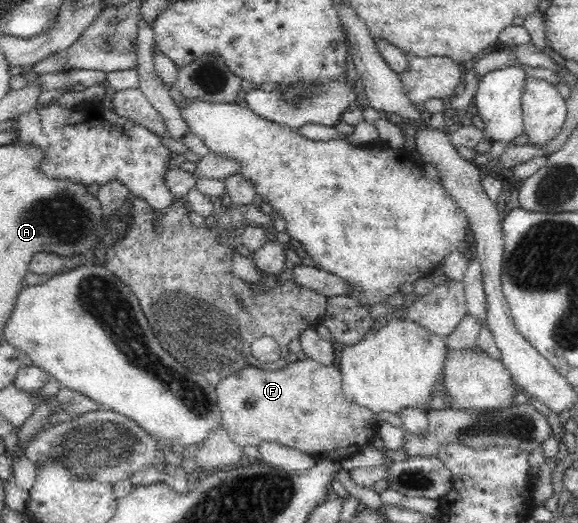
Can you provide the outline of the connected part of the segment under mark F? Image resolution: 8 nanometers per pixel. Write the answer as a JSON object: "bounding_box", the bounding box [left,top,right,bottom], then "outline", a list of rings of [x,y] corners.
{"bounding_box":[216,358,381,466],"outline":[[[305,358],[304,360],[297,360],[297,363],[284,367],[283,371],[272,371],[268,368],[255,368],[255,366],[247,366],[245,369],[237,370],[235,373],[229,374],[229,377],[223,378],[216,385],[216,394],[218,397],[218,409],[220,409],[220,416],[222,417],[222,427],[226,429],[228,435],[233,439],[233,442],[241,447],[241,449],[252,446],[258,448],[261,443],[278,443],[285,447],[297,449],[310,457],[313,457],[319,463],[332,463],[335,466],[339,466],[341,461],[345,460],[345,457],[355,456],[363,452],[374,441],[374,434],[377,433],[381,420],[378,414],[374,414],[365,406],[351,404],[347,401],[343,390],[341,390],[341,372],[335,367],[325,367],[317,361],[313,361],[313,358]]]}

